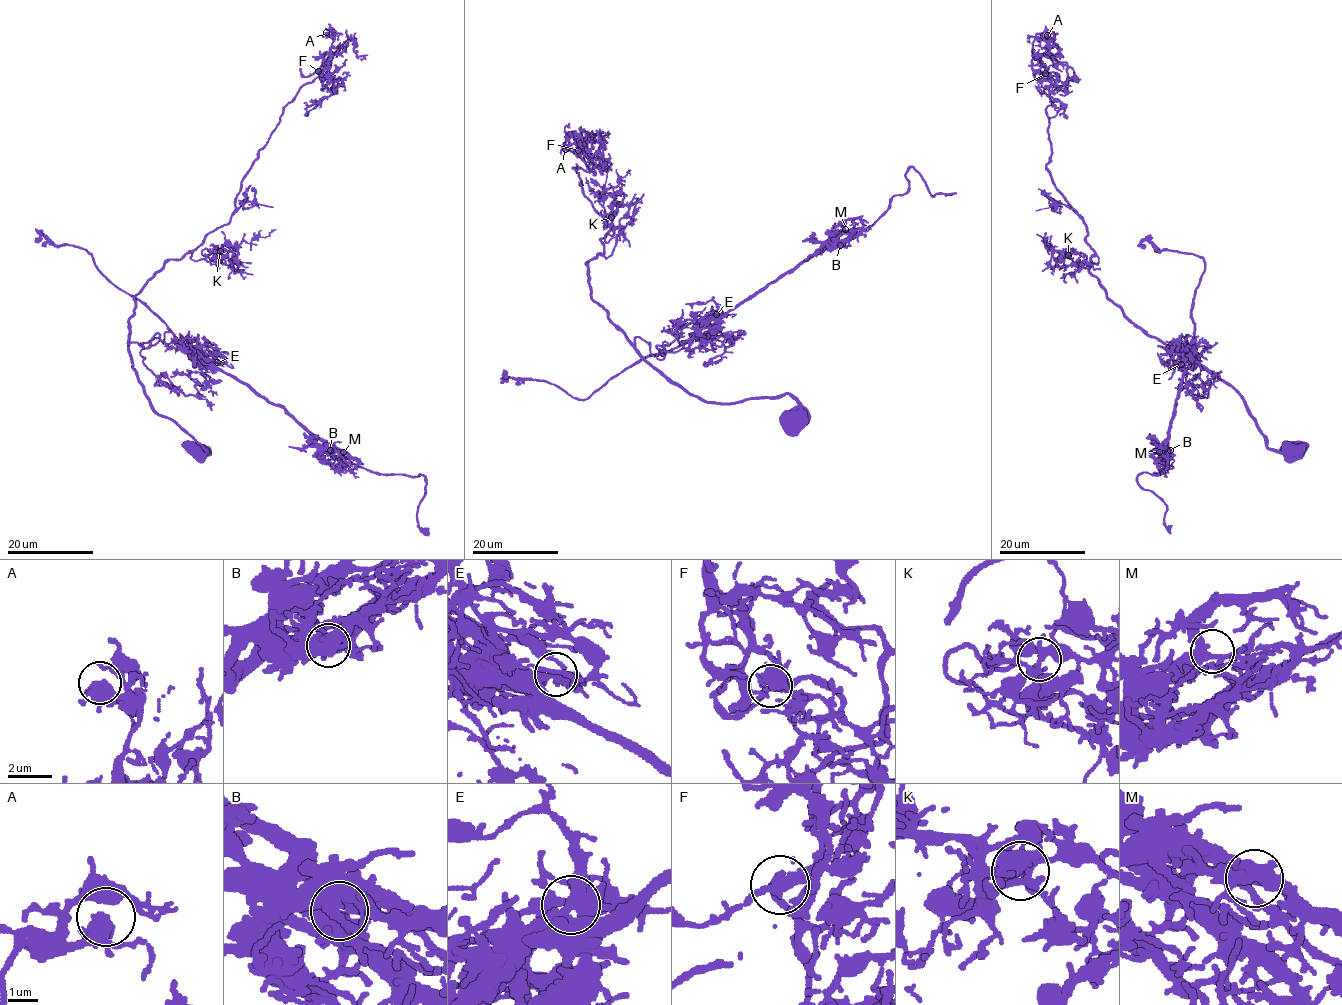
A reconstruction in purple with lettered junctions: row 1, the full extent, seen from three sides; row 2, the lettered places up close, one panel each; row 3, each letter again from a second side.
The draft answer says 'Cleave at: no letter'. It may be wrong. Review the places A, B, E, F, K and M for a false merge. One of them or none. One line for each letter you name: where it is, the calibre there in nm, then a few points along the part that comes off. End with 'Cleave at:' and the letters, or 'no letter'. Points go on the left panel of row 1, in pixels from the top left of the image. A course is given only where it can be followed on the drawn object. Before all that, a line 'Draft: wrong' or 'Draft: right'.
Draft: wrong
E: at (217, 362); 420 nm thick; foreign part runs (217, 362), (355, 464), (379, 474), (422, 474), (425, 491), (418, 525), (430, 533)
Cleave at: E

